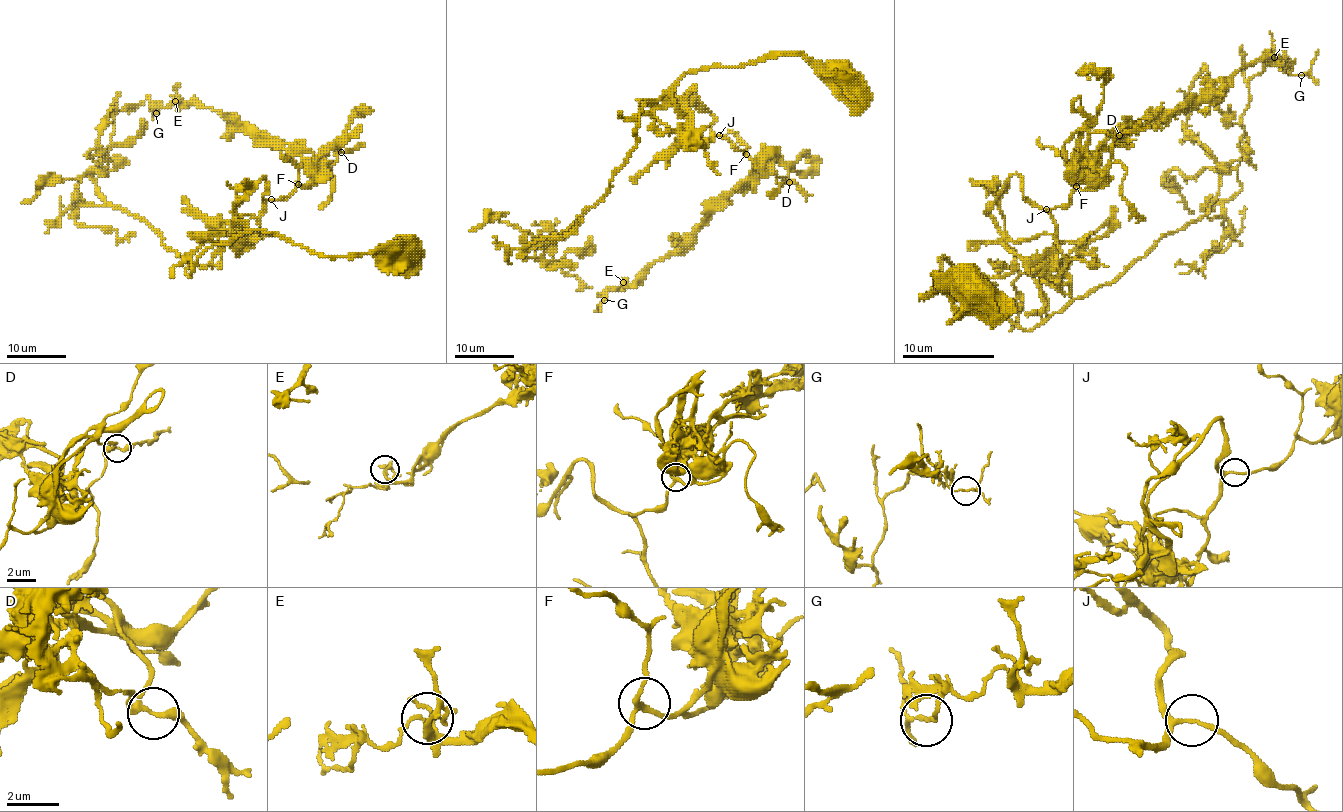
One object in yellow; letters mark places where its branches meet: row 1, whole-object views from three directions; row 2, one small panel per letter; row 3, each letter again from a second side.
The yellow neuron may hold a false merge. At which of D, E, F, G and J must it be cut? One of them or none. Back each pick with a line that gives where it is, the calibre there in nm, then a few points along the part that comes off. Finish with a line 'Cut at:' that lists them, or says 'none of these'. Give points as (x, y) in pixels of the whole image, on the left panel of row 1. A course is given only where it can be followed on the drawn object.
Cut at: none of these

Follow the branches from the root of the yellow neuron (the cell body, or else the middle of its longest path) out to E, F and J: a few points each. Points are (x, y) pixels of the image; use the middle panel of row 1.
E: (853, 85), (801, 54), (688, 72), (673, 93), (686, 127), (761, 163), (691, 239), (624, 282)
F: (853, 85), (801, 54), (688, 72), (673, 93), (686, 127), (698, 139), (725, 136), (746, 154)
J: (853, 85), (801, 54), (688, 72), (673, 93), (676, 109), (698, 139), (719, 135)

